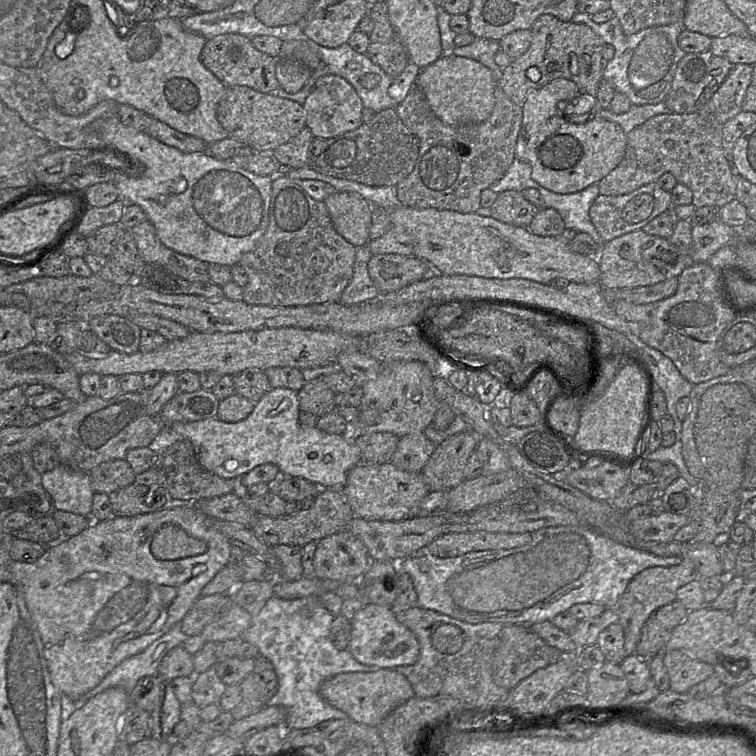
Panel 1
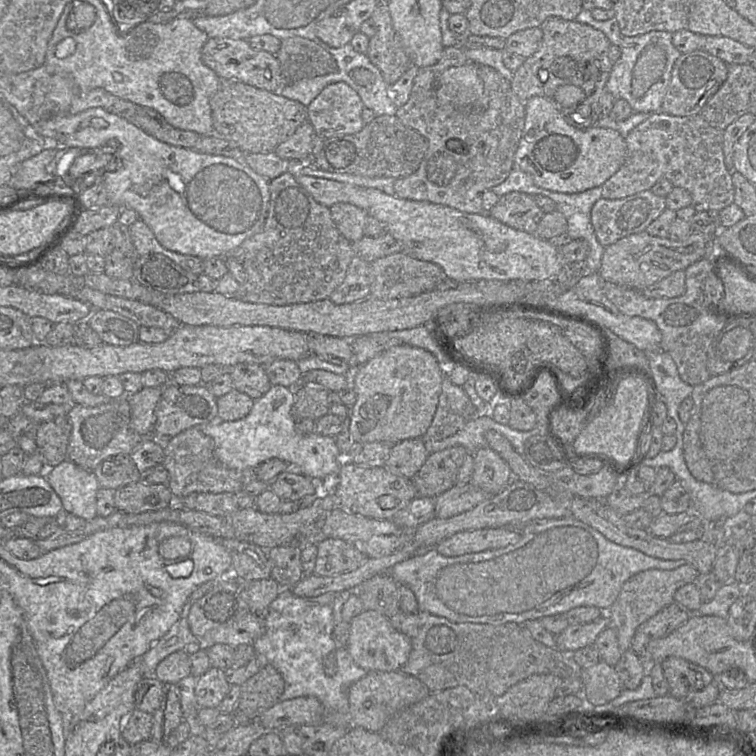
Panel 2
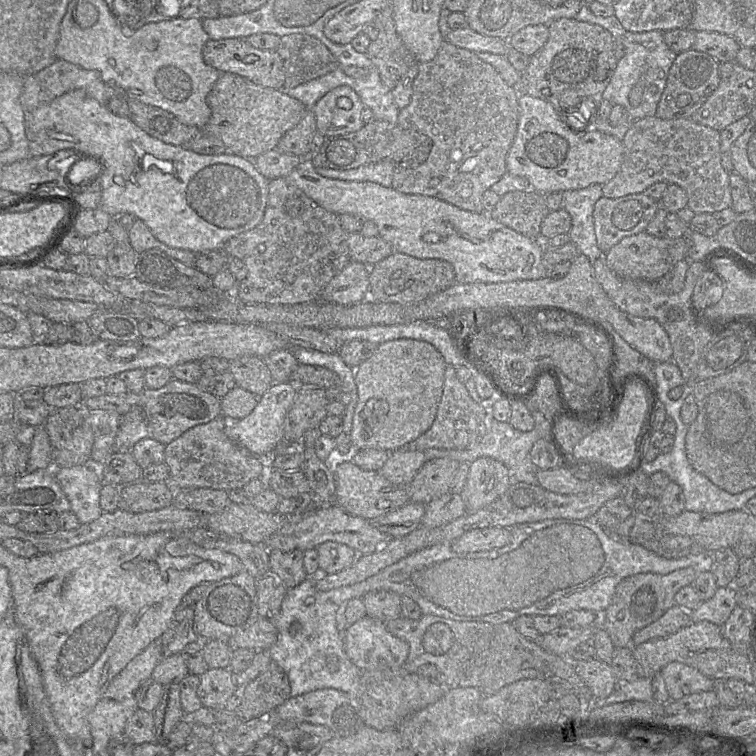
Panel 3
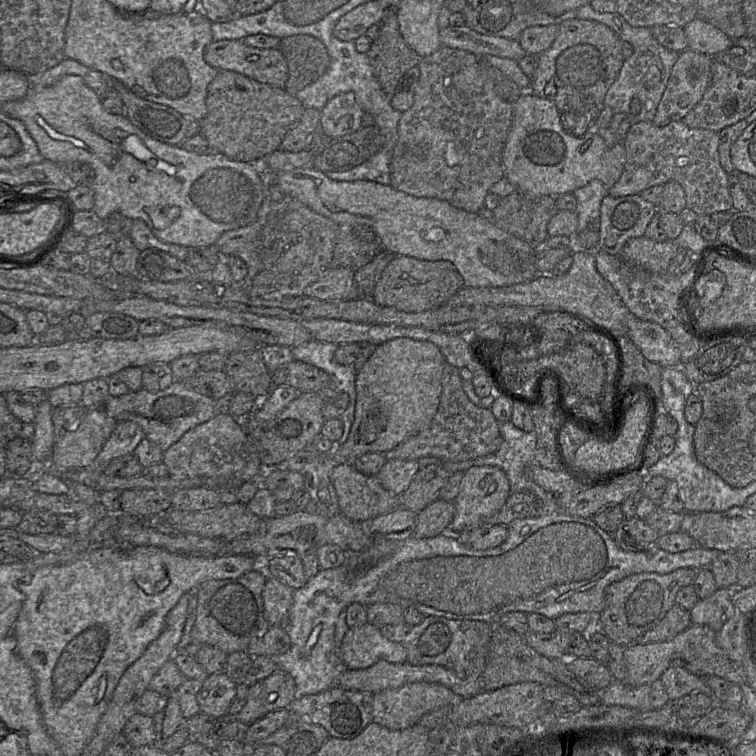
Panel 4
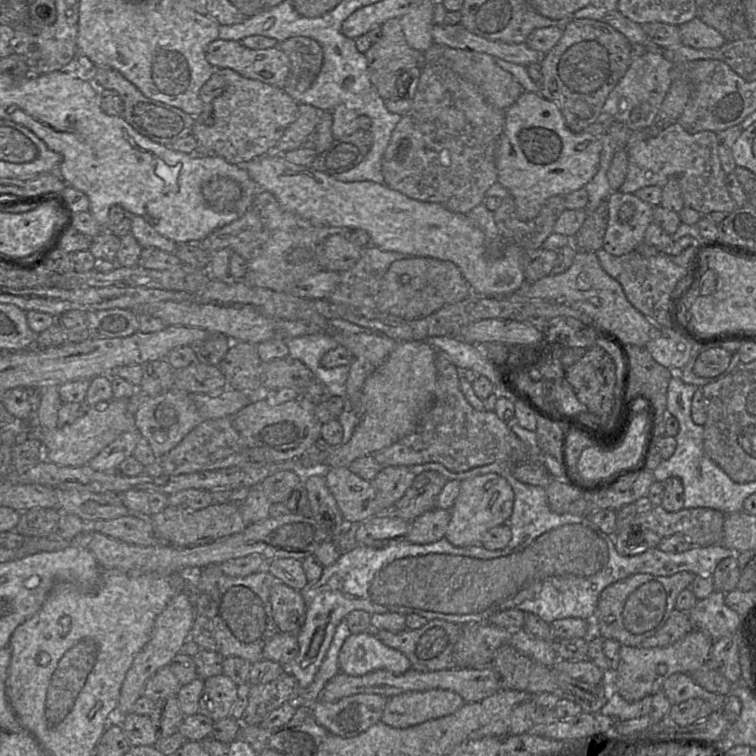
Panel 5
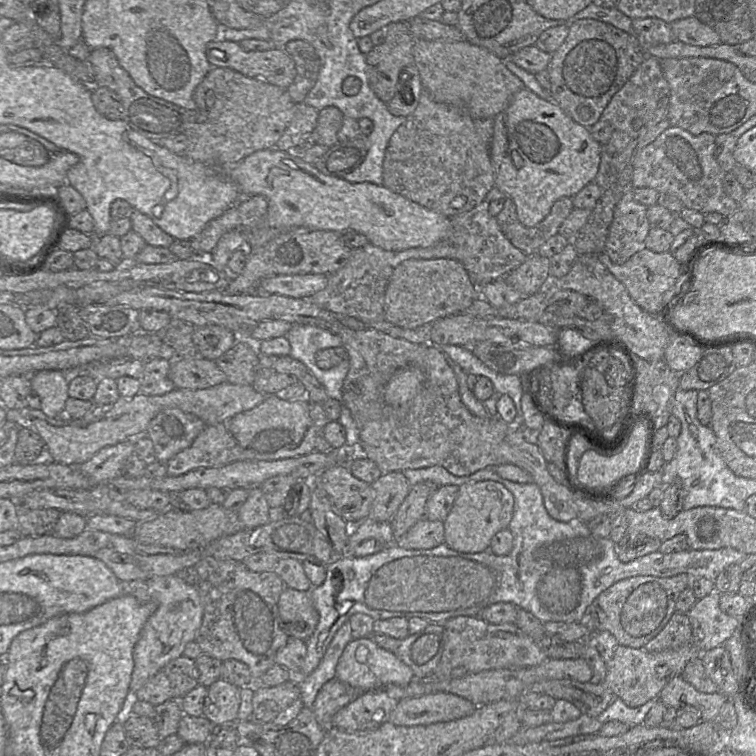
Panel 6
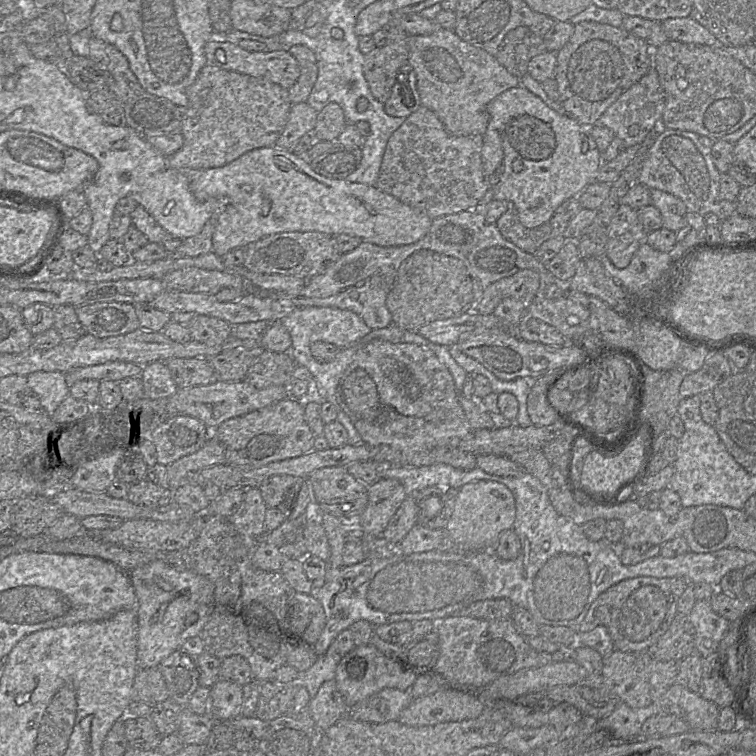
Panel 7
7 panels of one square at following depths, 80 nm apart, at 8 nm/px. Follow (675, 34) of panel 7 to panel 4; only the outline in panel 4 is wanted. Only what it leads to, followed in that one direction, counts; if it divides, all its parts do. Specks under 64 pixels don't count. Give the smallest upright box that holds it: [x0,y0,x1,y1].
[683,17,734,55]

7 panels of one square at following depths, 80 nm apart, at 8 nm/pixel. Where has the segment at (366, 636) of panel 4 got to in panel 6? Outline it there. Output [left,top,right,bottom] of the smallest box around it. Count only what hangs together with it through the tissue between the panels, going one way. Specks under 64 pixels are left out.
[336,637,414,691]

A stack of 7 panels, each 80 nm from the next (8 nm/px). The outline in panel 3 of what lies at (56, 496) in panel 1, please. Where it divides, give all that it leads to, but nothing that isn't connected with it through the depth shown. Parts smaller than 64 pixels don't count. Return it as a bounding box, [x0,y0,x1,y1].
[54,462,104,524]

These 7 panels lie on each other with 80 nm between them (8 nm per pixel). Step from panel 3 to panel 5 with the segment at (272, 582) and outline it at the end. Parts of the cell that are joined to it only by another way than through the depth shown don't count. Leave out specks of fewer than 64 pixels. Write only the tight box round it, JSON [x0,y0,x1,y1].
[270,581,306,635]

